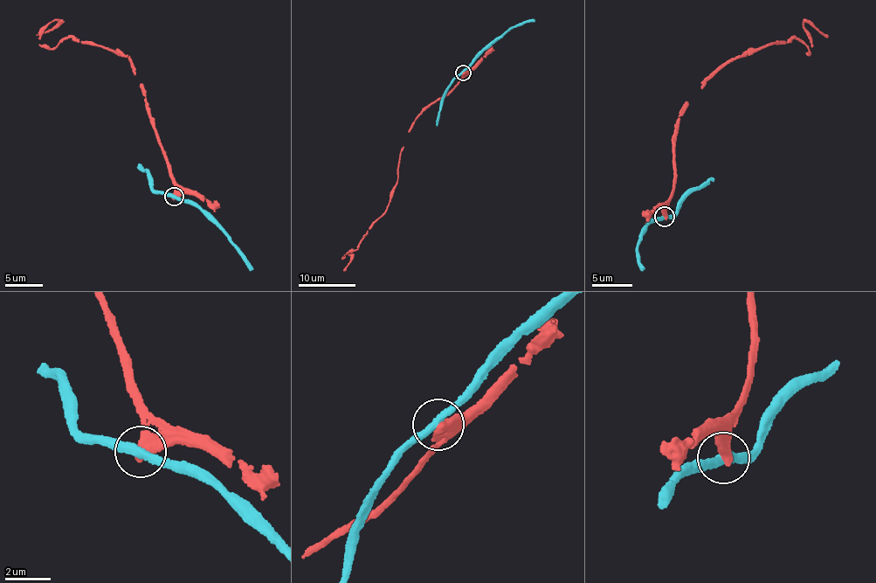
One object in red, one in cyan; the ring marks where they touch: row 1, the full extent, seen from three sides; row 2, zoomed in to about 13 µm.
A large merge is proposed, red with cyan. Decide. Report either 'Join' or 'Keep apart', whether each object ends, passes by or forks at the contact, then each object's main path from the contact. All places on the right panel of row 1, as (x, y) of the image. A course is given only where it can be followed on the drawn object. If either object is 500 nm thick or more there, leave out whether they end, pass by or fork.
Keep apart. Course of red: (664, 217), (679, 112), (700, 86), (735, 58), (768, 45), (796, 38), (810, 53), (806, 22), (827, 37). Course of cyan: (664, 217), (649, 224), (638, 243), (636, 252), (642, 269)

